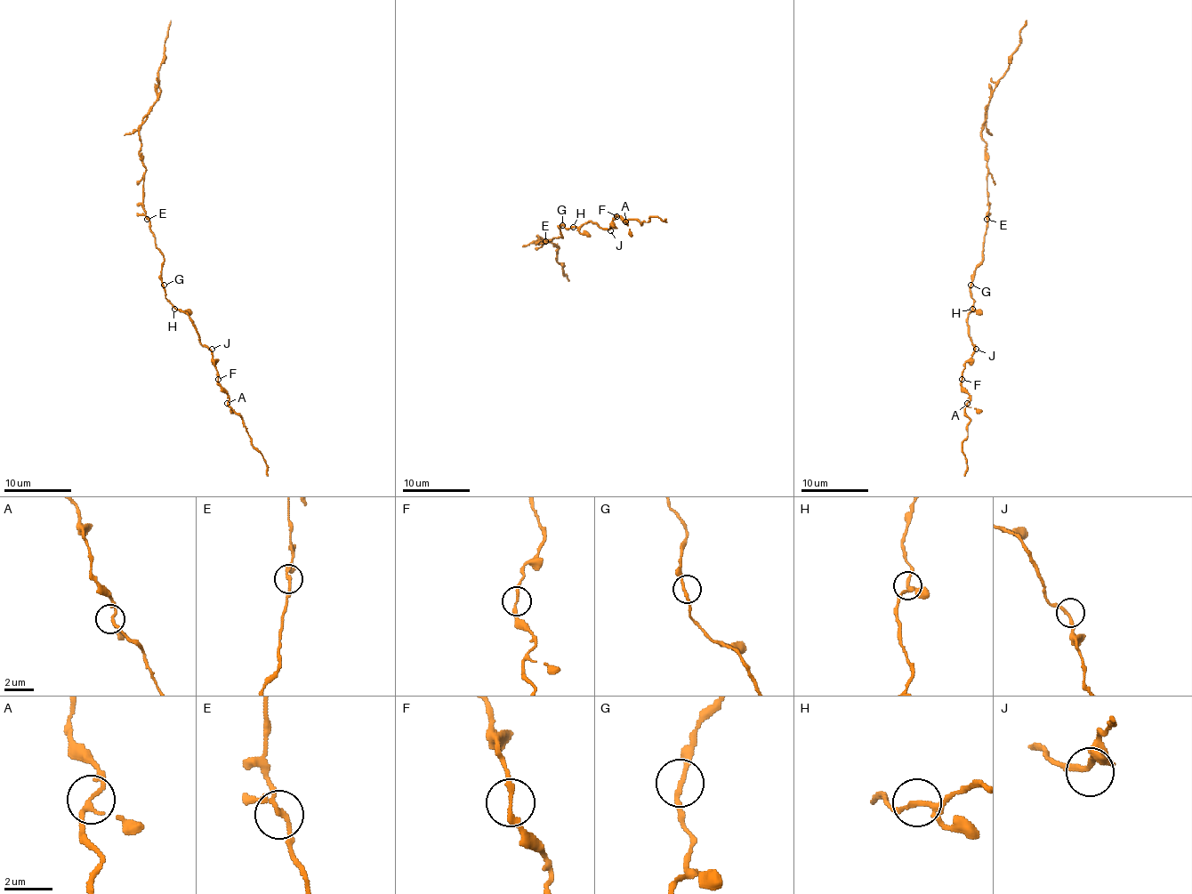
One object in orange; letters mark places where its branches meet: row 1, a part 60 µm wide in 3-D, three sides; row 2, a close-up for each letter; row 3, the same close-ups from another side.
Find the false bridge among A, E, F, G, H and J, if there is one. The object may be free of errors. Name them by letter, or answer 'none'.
E

